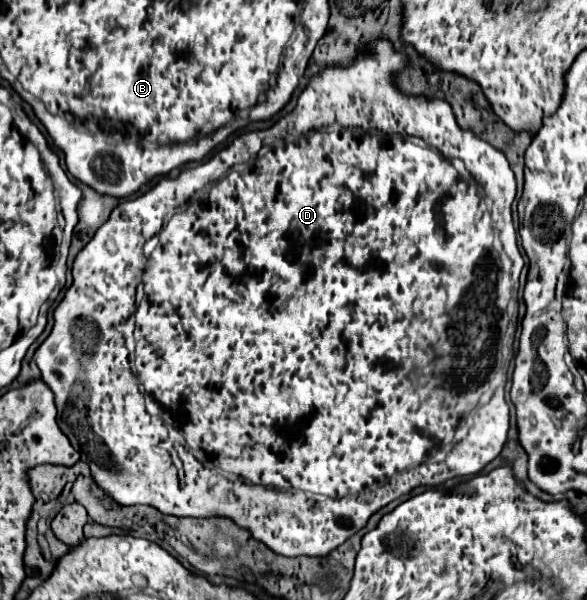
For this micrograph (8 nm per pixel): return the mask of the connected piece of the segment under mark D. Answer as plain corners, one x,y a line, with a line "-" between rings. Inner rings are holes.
378,37
378,39
372,39
372,41
368,41
368,43
366,43
366,45
362,45
362,47
360,47
360,51
358,51
358,53
356,53
356,57
354,57
354,61
352,61
352,63
350,63
350,65
348,65
348,67
344,67
344,65
328,65
328,67
324,67
324,69
320,69
320,71
318,71
318,73
316,73
316,75
314,75
314,77
312,77
312,79
310,79
310,83
308,83
308,87
306,87
306,89
304,89
304,91
302,91
302,95
300,95
300,97
298,97
298,103
296,103
296,107
294,107
294,111
292,111
292,113
288,113
288,115
284,115
284,117
280,117
280,119
278,119
278,121
276,121
276,125
272,125
272,127
270,127
270,129
264,129
264,131
250,131
250,133
244,133
244,135
240,135
240,137
236,137
236,139
234,139
234,141
232,141
232,145
228,145
228,147
224,147
224,149
222,149
222,151
218,151
218,153
214,153
214,155
212,155
212,159
208,159
208,161
206,161
206,163
202,163
202,165
196,165
196,167
188,167
188,169
184,169
184,171
182,171
182,173
180,173
180,175
178,175
178,177
176,177
176,179
170,179
170,177
164,177
164,179
160,179
160,181
158,181
158,183
156,183
156,185
154,185
154,187
152,187
152,189
150,189
150,191
148,191
148,193
144,193
144,195
142,195
142,197
138,197
138,199
130,199
130,201
124,201
124,203
120,203
120,205
116,205
116,207
114,207
114,211
112,211
112,215
110,215
110,219
108,219
108,221
106,221
106,223
104,223
104,225
102,225
102,227
100,227
100,229
98,229
98,231
96,231
96,235
94,235
94,237
92,237
92,241
90,241
90,243
88,243
88,245
86,245
86,247
84,247
84,249
82,249
82,251
80,251
80,253
78,253
78,255
76,255
76,259
74,259
74,267
72,267
72,275
74,275
74,283
72,283
72,285
70,285
70,289
68,289
68,291
66,291
66,295
64,295
64,299
62,299
62,301
60,301
60,305
58,305
58,307
56,307
56,311
54,311
54,321
56,321
56,323
54,323
54,329
52,329
52,333
50,333
50,335
48,335
48,337
46,337
46,341
44,341
44,343
42,343
42,345
40,345
40,347
38,347
38,349
36,349
36,353
34,353
34,361
36,361
36,365
38,365
38,369
40,369
40,371
42,371
42,379
44,379
44,381
46,381
46,383
48,383
48,387
50,387
50,389
52,389
52,391
54,391
54,395
56,395
56,407
58,407
58,425
60,425
60,429
62,429
62,433
64,433
64,435
66,435
66,437
68,437
68,439
70,439
70,441
72,441
72,445
74,445
74,447
76,447
76,449
80,449
80,455
82,455
82,459
84,459
84,461
86,461
86,463
88,463
88,465
90,465
90,471
92,471
92,477
94,477
94,481
96,481
96,485
98,485
98,487
100,487
100,489
102,489
102,491
104,491
104,493
108,493
108,495
110,495
110,497
112,497
112,499
114,499
114,501
116,501
116,503
120,503
120,505
152,505
152,507
156,507
156,509
158,509
158,511
160,511
160,513
164,513
164,515
176,515
176,517
212,517
212,515
224,515
224,517
230,517
230,519
234,519
234,521
236,521
236,525
240,525
240,527
246,527
246,529
250,529
250,531
252,531
252,535
254,535
254,537
256,537
256,539
258,539
258,541
262,541
262,543
264,543
264,545
268,545
268,547
270,547
270,549
272,549
272,551
274,551
274,553
278,553
278,555
284,555
284,557
300,557
300,555
316,555
316,557
324,557
324,555
328,555
328,553
330,553
330,551
332,551
332,549
336,549
336,547
338,547
338,545
342,545
342,543
344,543
344,541
346,541
346,539
348,539
348,537
352,537
352,535
354,535
354,533
356,533
356,531
360,531
360,529
362,529
362,527
364,527
364,525
366,525
366,521
368,521
368,519
370,519
370,515
372,515
372,513
376,513
376,511
378,511
378,509
382,509
382,507
384,507
384,505
388,505
388,503
390,503
390,501
394,501
394,499
398,499
398,497
402,497
402,495
406,495
406,493
410,493
410,489
414,489
414,487
418,487
418,486
421,486
421,485
423,485
423,486
431,486
431,487
435,487
435,486
439,486
439,485
440,485
440,483
444,483
444,481
446,481
446,479
452,479
452,477
458,477
458,475
476,475
476,474
478,474
478,473
480,473
480,471
482,471
482,469
484,469
484,467
486,467
486,465
488,465
488,463
490,463
490,461
492,461
492,459
496,459
496,457
498,457
498,455
500,455
500,451
502,451
502,447
504,447
504,443
506,443
506,435
508,435
508,403
507,403
507,402
506,402
506,399
505,399
505,385
506,385
506,379
507,379
507,378
506,378
506,372
505,372
505,370
504,370
504,373
503,373
503,374
502,374
502,372
503,372
503,370
502,370
502,371
501,371
501,372
498,372
498,370
494,370
494,369
506,369
506,363
504,363
504,355
502,355
502,347
500,347
500,341
502,341
502,337
504,337
504,331
506,331
506,329
508,329
508,325
510,325
510,323
508,323
508,321
510,321
510,317
508,317
508,311
506,311
506,307
508,307
508,299
510,299
510,297
512,297
512,287
510,287
510,291
508,291
508,281
513,281
513,284
514,284
514,288
515,288
515,289
518,289
518,286
519,286
519,277
520,277
520,271
522,271
522,265
524,265
524,259
522,259
522,255
520,255
520,251
518,251
518,239
516,239
516,229
514,229
514,225
512,225
512,209
510,209
510,207
512,207
512,201
514,201
514,197
516,197
516,181
514,181
514,173
512,173
512,169
510,169
510,163
508,163
508,159
506,159
506,155
504,155
504,153
502,153
502,151
500,151
500,149
496,149
496,147
492,147
492,145
490,145
490,143
486,143
486,141
484,141
484,139
480,139
480,137
476,137
476,133
474,133
474,131
468,131
468,129
462,129
462,127
458,127
458,123
456,123
456,117
454,117
454,113
452,113
452,107
450,107
450,105
448,105
448,101
442,101
442,99
430,99
430,97
424,97
424,95
408,95
408,93
404,93
404,91
402,91
402,89
400,89
400,87
398,87
398,85
396,85
396,77
398,77
398,75
400,75
400,73
402,73
402,71
404,71
404,69
406,69
406,67
408,67
408,63
410,63
410,61
408,61
408,55
404,55
404,53
400,53
400,51
394,51
394,45
392,45
392,41
390,41
390,39
388,39
388,37
-
162,229
166,229
166,233
168,233
168,247
170,247
170,257
168,257
168,253
164,253
164,273
162,273
162,275
164,275
164,277
162,277
162,283
154,283
154,281
152,281
152,283
146,283
146,285
150,285
150,287
144,287
144,286
143,286
143,284
142,284
142,283
140,283
140,281
142,281
142,279
144,279
144,265
146,265
146,258
147,258
147,259
148,259
148,257
152,257
152,261
156,261
156,257
160,257
160,249
164,249
164,231
162,231
-
154,235
155,235
155,236
157,236
157,237
158,237
158,240
159,240
159,243
158,243
158,247
145,247
145,245
144,245
144,243
146,243
146,241
148,241
148,239
150,239
150,237
154,237
-
136,297
137,297
137,299
142,299
142,298
143,298
143,297
144,297
144,299
142,299
142,303
138,303
138,309
136,309
136,373
138,373
138,377
140,377
140,379
142,379
142,381
139,381
139,379
138,379
138,377
136,377
136,375
134,375
134,373
132,373
132,371
130,371
130,363
128,363
128,350
129,350
129,352
130,352
130,353
129,353
129,359
130,359
130,361
131,361
131,363
133,363
133,362
134,362
134,358
135,358
135,356
134,356
134,351
135,351
135,340
134,340
134,338
133,338
133,333
134,333
134,330
135,330
135,318
134,318
134,316
131,316
131,317
130,317
130,315
132,315
132,313
134,313
134,307
136,307
-
218,469
222,469
222,471
230,471
230,473
234,473
234,475
238,475
238,477
242,477
242,479
246,479
246,481
250,481
250,483
246,483
246,481
242,481
242,479
238,479
238,481
230,481
230,479
228,479
228,477
224,477
224,475
222,475
222,473
218,473

